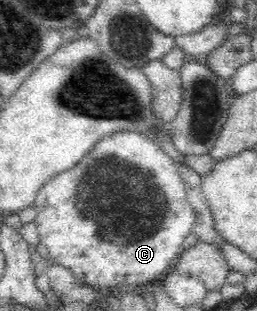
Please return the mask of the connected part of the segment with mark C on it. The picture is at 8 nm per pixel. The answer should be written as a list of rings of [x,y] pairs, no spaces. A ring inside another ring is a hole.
[[[119,131],[103,137],[99,143],[95,143],[91,153],[88,153],[87,157],[83,158],[75,167],[50,179],[39,190],[33,206],[37,211],[34,225],[38,232],[39,247],[49,258],[49,261],[65,267],[74,276],[74,279],[82,285],[105,291],[117,286],[138,286],[157,282],[157,280],[167,275],[174,269],[174,264],[182,253],[183,241],[192,233],[192,228],[196,221],[193,208],[185,195],[185,186],[183,186],[183,180],[179,175],[177,162],[167,156],[159,145],[153,142],[152,138],[138,131]]]

